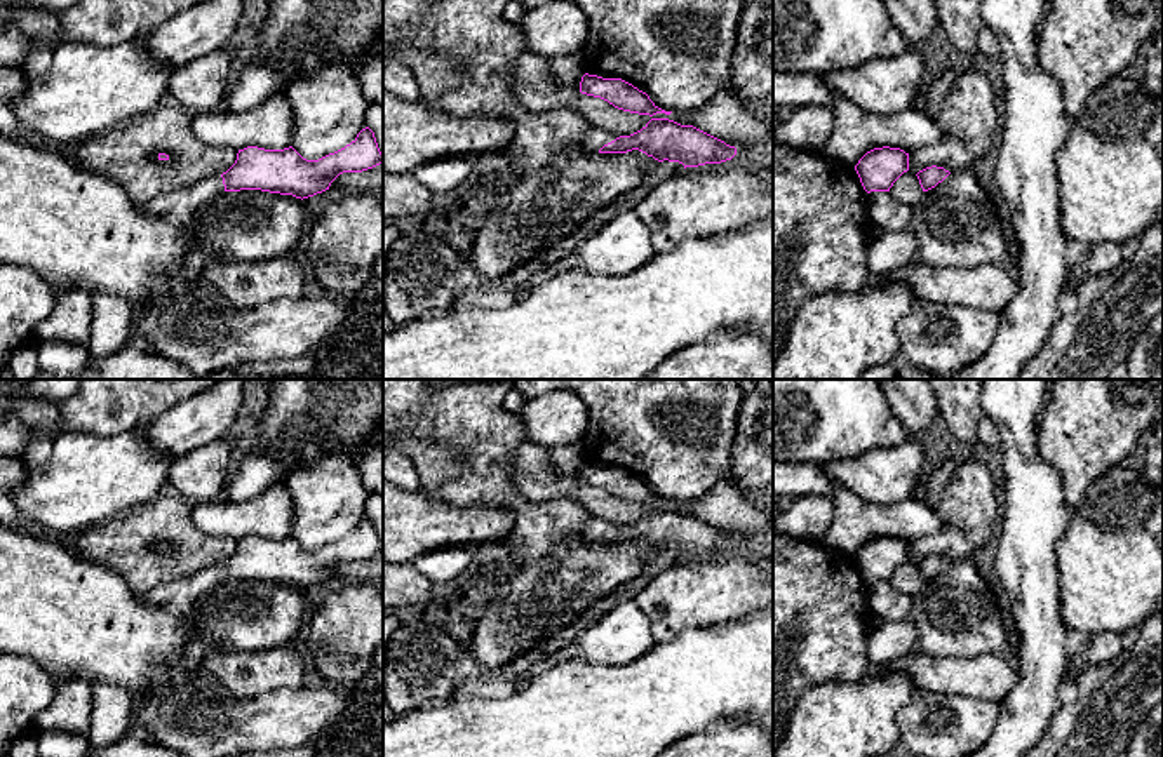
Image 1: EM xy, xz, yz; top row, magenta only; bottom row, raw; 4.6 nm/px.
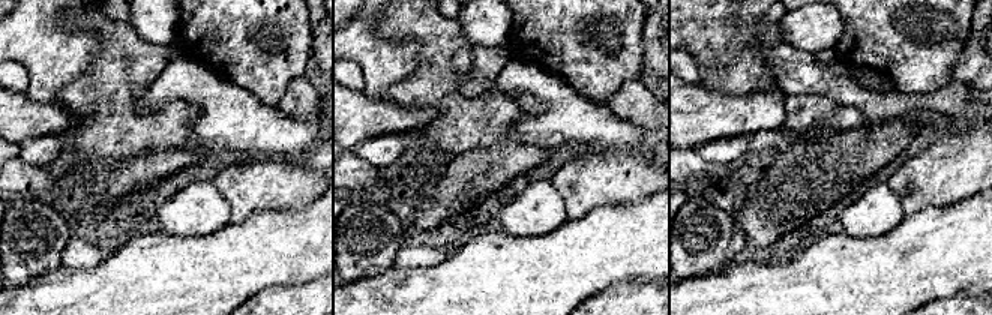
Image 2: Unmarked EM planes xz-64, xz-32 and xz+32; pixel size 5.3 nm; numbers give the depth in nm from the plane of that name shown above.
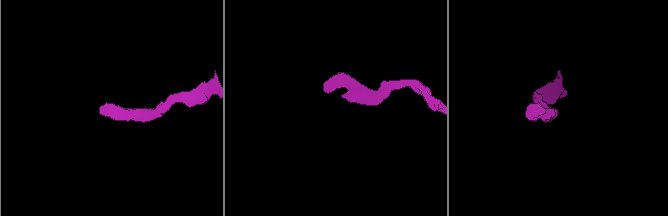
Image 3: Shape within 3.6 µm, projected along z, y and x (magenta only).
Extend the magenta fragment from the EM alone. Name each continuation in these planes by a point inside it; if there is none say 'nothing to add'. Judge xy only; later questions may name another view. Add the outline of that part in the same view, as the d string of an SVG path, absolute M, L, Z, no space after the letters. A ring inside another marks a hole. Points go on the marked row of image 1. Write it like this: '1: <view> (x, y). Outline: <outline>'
1: xy (180, 206). Outline: M221 174L209 176L190 188L174 190L155 197L145 205L145 211L186 228L195 212L212 197L225 193Z

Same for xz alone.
1: xz (596, 138). Outline: M592 127L592 129L588 131L588 134L587 134L587 136L583 137L583 141L582 141L582 150L583 150L585 153L599 153L599 150L601 150L604 144L608 144L608 143L611 143L611 141L615 141L615 139L616 139L616 136L606 132L604 129L601 129L601 127Z

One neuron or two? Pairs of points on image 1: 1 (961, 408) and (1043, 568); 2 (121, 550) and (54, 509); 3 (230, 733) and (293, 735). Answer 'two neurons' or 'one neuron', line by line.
1: two neurons
2: two neurons
3: one neuron

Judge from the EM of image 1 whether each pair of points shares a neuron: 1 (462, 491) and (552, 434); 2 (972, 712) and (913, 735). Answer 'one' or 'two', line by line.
1: two
2: one

